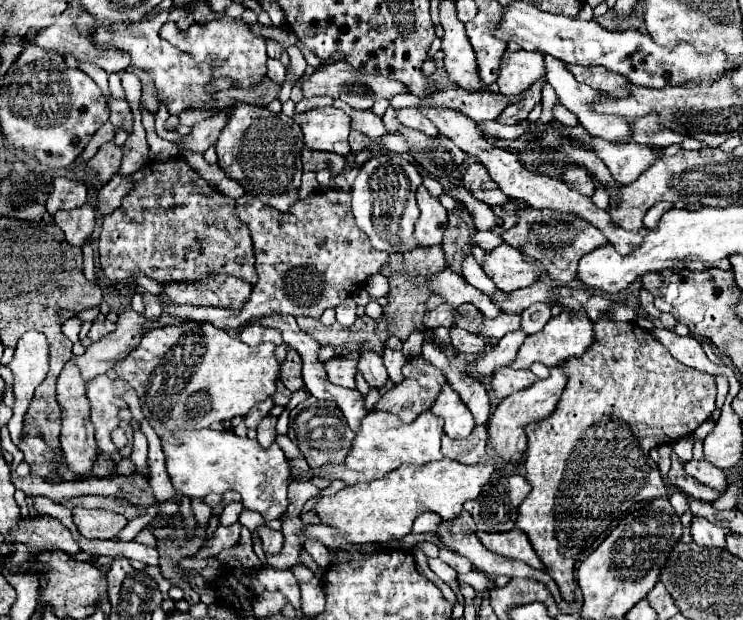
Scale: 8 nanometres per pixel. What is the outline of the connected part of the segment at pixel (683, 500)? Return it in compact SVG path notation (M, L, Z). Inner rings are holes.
M675 491L675 493L671 493L669 501L671 501L671 505L673 505L673 509L675 509L675 513L677 513L677 515L683 515L685 511L689 511L689 505L687 505L687 495L685 495L685 493Z

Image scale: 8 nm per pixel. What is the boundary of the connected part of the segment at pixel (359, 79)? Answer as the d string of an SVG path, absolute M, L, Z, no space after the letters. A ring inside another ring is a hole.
M337 61L337 63L329 63L323 69L315 71L311 77L301 79L301 89L305 97L321 97L321 95L329 95L333 99L341 99L345 101L349 107L353 109L371 109L375 101L379 99L393 99L399 93L409 93L407 87L401 81L395 81L391 77L385 75L365 75L359 73L355 69L351 69L351 65L347 65L347 61Z

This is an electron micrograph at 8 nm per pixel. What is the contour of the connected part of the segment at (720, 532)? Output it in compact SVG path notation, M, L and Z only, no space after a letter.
M695 517L691 523L691 535L697 545L705 547L719 547L725 549L725 535L727 531L721 525L707 521L705 517Z

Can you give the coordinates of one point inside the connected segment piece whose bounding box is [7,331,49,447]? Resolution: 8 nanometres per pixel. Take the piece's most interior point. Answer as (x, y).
(31, 363)

